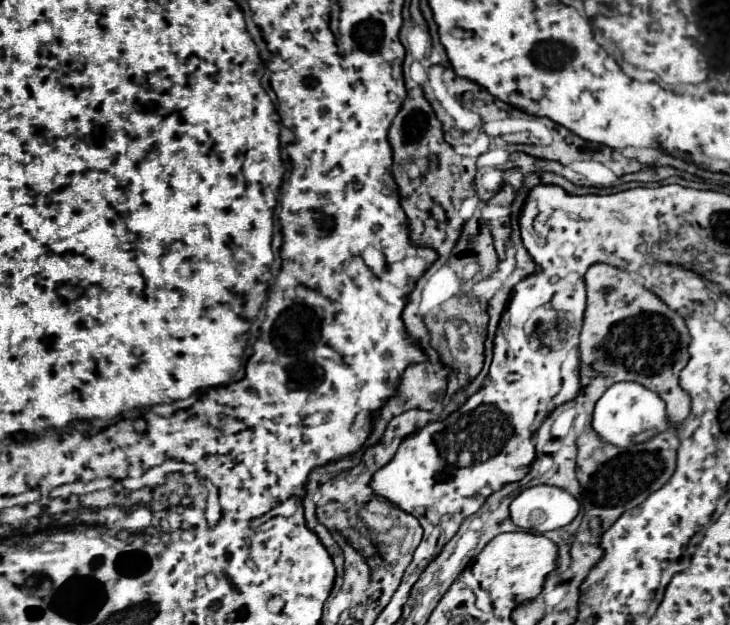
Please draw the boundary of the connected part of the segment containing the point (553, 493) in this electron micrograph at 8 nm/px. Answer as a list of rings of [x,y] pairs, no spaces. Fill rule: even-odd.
[[[552,485],[524,489],[510,505],[510,517],[514,525],[536,533],[546,533],[568,525],[578,515],[578,511],[578,499]]]

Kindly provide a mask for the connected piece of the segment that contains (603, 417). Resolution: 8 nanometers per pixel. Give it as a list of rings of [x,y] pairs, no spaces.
[[[614,383],[596,403],[592,427],[602,437],[602,441],[618,447],[644,443],[665,430],[664,405],[666,403],[660,399],[660,395],[656,395],[640,383]]]

